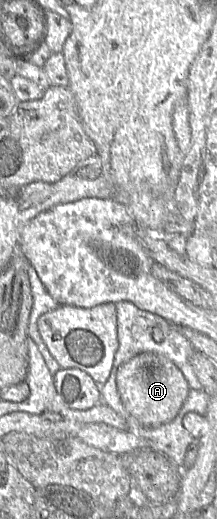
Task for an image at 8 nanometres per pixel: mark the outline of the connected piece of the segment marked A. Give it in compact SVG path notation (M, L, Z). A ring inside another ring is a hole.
M153 352L137 354L119 367L117 389L126 411L147 428L174 420L190 391L179 368L167 357Z

